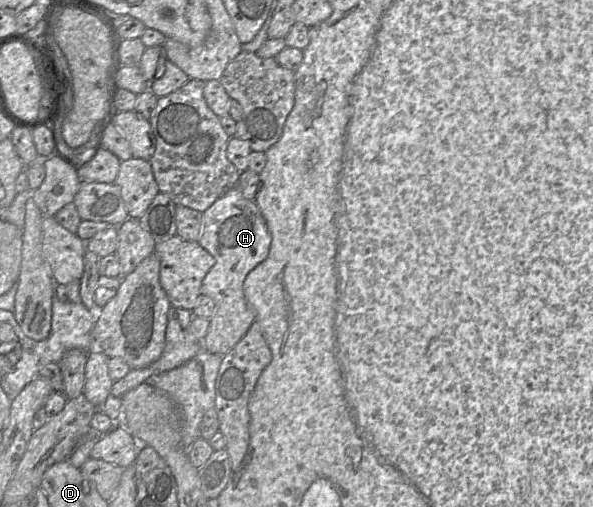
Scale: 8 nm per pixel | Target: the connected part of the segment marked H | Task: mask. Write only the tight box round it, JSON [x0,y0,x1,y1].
[198,186,271,355]

